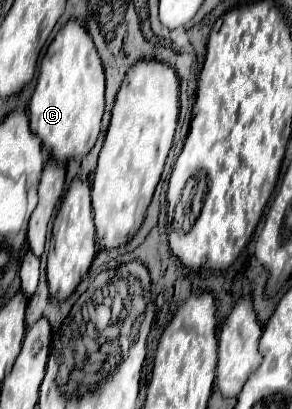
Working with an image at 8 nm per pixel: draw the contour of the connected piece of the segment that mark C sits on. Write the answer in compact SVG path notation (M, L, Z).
M71 19L47 47L47 53L45 53L41 65L43 65L43 71L39 73L37 87L35 87L31 103L29 103L31 131L41 139L41 143L49 149L49 153L55 161L65 163L67 159L85 157L93 149L93 145L99 137L101 119L103 119L103 111L105 111L105 73L103 73L103 65L101 65L99 53L95 49L95 43L93 43L91 35L87 33L87 29L81 23L77 23L75 19Z

